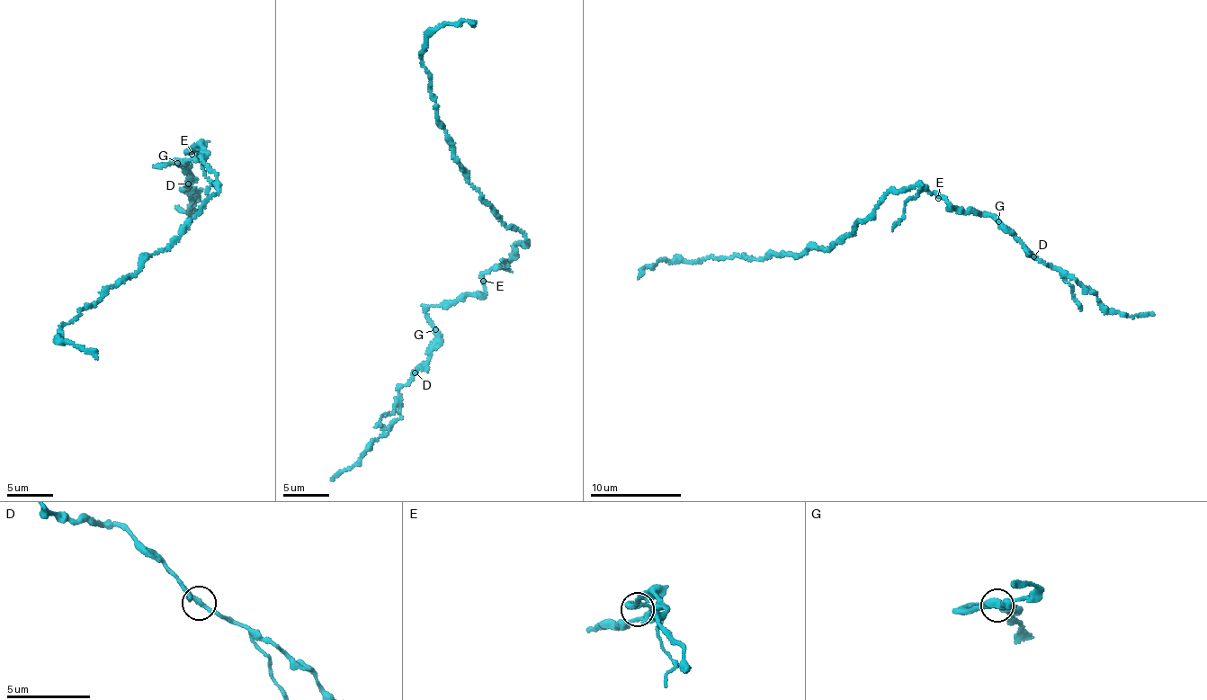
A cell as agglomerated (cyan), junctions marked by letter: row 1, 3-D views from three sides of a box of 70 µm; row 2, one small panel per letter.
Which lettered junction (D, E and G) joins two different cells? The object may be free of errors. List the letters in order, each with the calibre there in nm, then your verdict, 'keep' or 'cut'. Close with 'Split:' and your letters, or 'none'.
D: calibre 320 nm; keep
E: calibre 300 nm; keep
G: calibre 300 nm; keep
Split: none

